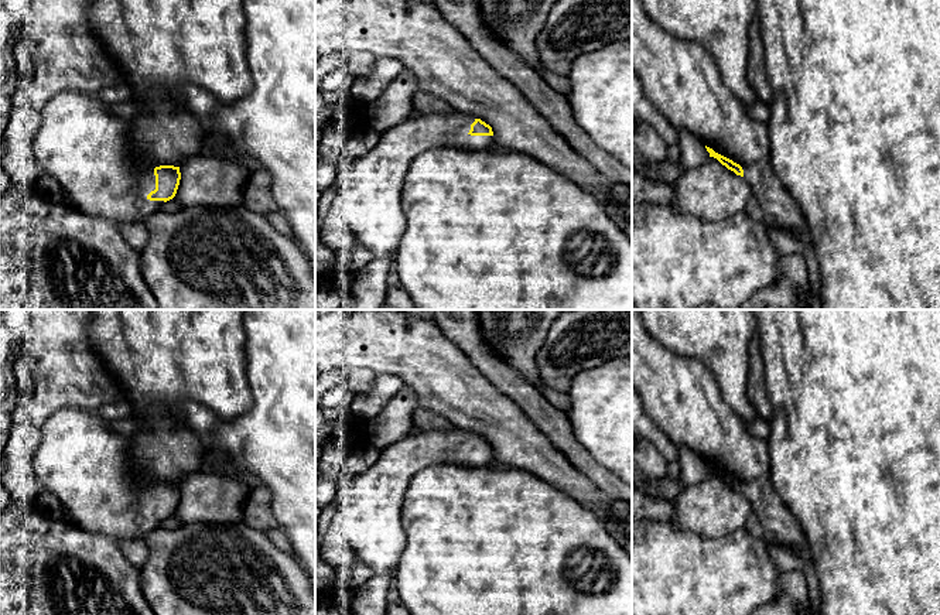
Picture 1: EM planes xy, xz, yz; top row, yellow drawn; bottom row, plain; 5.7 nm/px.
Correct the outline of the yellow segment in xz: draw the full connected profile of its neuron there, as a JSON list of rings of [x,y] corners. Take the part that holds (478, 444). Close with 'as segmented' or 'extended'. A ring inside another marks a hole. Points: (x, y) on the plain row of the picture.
[[[433,428],[409,433],[383,448],[377,461],[368,471],[356,475],[349,485],[338,488],[334,522],[346,532],[356,561],[369,566],[375,574],[394,571],[406,549],[406,532],[400,512],[411,478],[434,464],[488,467],[492,459],[492,444],[469,430]]] | extended

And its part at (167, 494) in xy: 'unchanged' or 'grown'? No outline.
grown

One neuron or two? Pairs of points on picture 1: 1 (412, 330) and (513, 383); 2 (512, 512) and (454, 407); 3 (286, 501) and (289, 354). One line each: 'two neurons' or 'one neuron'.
1: two neurons
2: two neurons
3: one neuron

